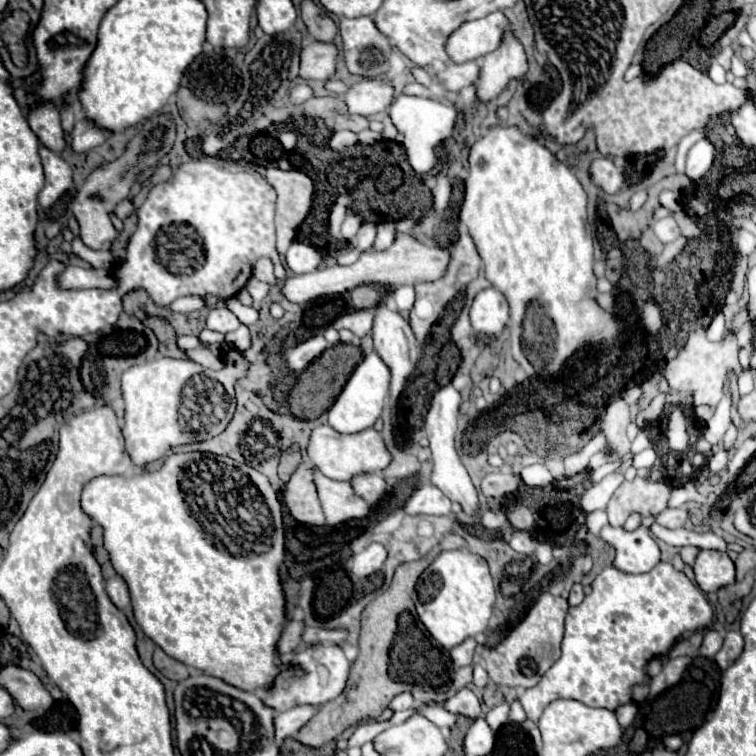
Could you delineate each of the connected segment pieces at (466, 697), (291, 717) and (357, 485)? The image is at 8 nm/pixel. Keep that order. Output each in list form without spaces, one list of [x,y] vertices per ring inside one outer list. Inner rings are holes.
[[[464,688],[456,696],[452,696],[444,704],[444,708],[454,714],[468,716],[468,718],[480,718],[480,700],[476,698],[476,694],[470,688]]]
[[[296,706],[282,714],[276,714],[274,716],[274,738],[278,740],[278,744],[288,736],[296,736],[298,730],[316,714],[316,710],[318,708],[314,706]]]
[[[364,472],[362,476],[354,476],[354,480],[350,480],[350,486],[370,506],[376,506],[382,500],[382,496],[388,492],[388,484],[384,482],[380,472],[372,472],[372,474]]]

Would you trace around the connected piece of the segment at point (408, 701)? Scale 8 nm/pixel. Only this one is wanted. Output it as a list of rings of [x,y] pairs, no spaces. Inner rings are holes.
[[[404,692],[404,694],[398,694],[392,702],[390,702],[390,710],[392,712],[398,712],[398,710],[406,710],[406,708],[410,708],[412,706],[412,694],[408,694],[408,692]]]

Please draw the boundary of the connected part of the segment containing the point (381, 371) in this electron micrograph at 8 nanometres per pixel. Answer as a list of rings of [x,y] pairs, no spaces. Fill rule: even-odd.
[[[376,352],[364,354],[358,368],[352,372],[344,390],[336,398],[334,406],[328,410],[328,424],[334,430],[344,432],[344,434],[360,432],[360,430],[366,430],[366,428],[374,426],[374,422],[380,418],[380,412],[384,408],[388,386],[390,386],[390,370],[384,364],[384,360]]]

